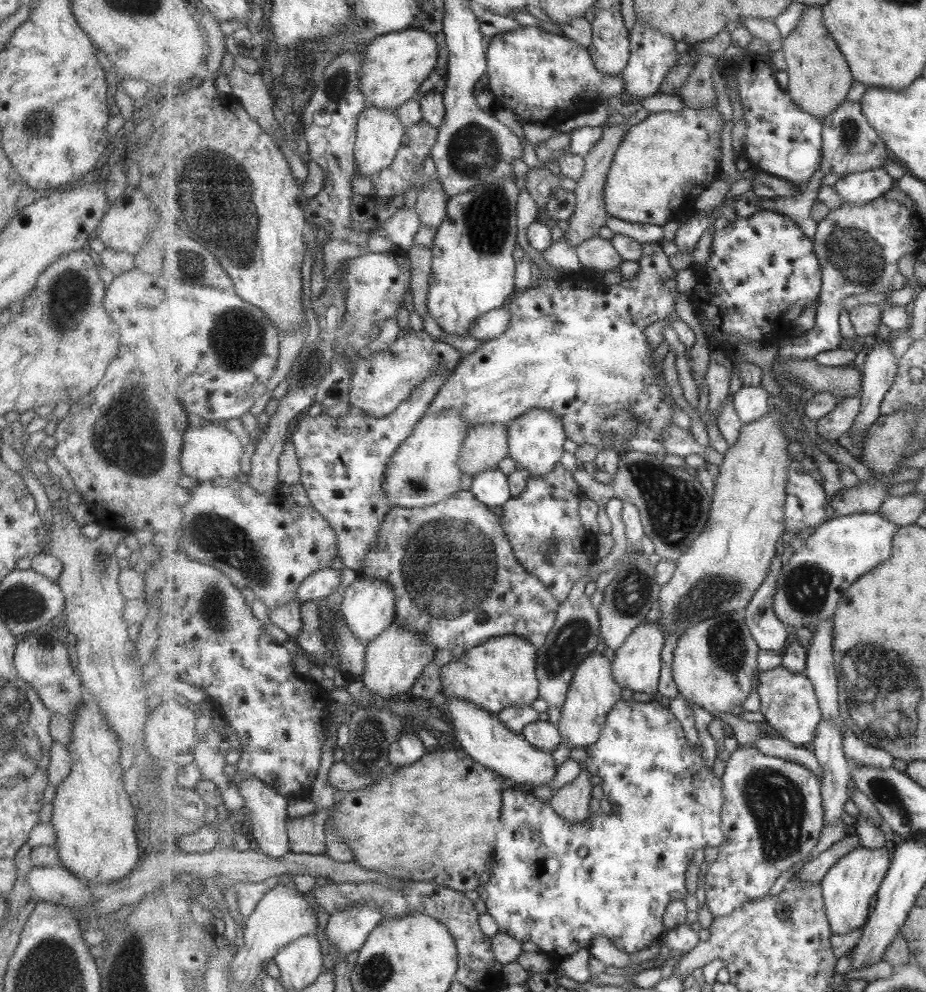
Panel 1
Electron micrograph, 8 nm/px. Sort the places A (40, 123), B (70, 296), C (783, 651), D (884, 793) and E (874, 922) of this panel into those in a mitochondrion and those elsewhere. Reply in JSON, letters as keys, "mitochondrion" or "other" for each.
{"A":"mitochondrion","B":"mitochondrion","C":"other","D":"mitochondrion","E":"other"}

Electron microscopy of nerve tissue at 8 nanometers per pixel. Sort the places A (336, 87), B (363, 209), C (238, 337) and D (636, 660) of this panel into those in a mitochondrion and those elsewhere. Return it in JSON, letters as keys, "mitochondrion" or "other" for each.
{"A":"mitochondrion","B":"other","C":"mitochondrion","D":"other"}

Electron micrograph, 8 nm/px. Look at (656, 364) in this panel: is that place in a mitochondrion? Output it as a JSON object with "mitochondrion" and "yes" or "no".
{"mitochondrion":"no"}

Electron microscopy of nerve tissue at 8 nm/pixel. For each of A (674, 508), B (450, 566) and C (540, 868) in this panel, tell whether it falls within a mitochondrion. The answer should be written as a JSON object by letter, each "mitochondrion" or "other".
{"A":"mitochondrion","B":"mitochondrion","C":"other"}

